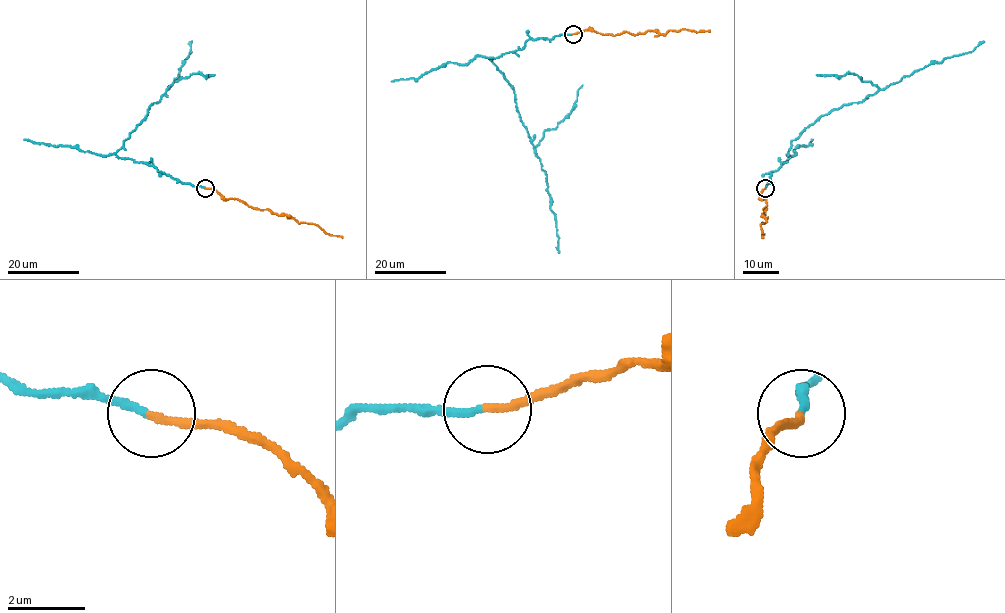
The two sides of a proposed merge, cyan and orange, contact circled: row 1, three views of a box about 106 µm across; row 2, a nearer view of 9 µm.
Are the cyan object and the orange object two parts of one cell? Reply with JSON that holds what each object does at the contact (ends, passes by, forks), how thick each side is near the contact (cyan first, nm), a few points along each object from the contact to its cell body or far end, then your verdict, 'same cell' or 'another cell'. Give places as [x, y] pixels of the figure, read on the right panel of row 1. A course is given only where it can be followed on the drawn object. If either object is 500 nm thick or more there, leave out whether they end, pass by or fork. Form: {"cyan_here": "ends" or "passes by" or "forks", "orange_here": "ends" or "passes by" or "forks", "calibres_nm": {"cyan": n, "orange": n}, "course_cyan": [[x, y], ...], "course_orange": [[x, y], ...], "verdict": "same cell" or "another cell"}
{"cyan_here": "ends", "orange_here": "ends", "calibres_nm": {"cyan": 200, "orange": 200}, "course_cyan": [[765, 188], [771, 172], [789, 158], [791, 142], [821, 116], [984, 41]], "course_orange": [[765, 188], [762, 199], [766, 199], [767, 205], [762, 215], [766, 221], [761, 225], [762, 238]], "verdict": "another cell"}

